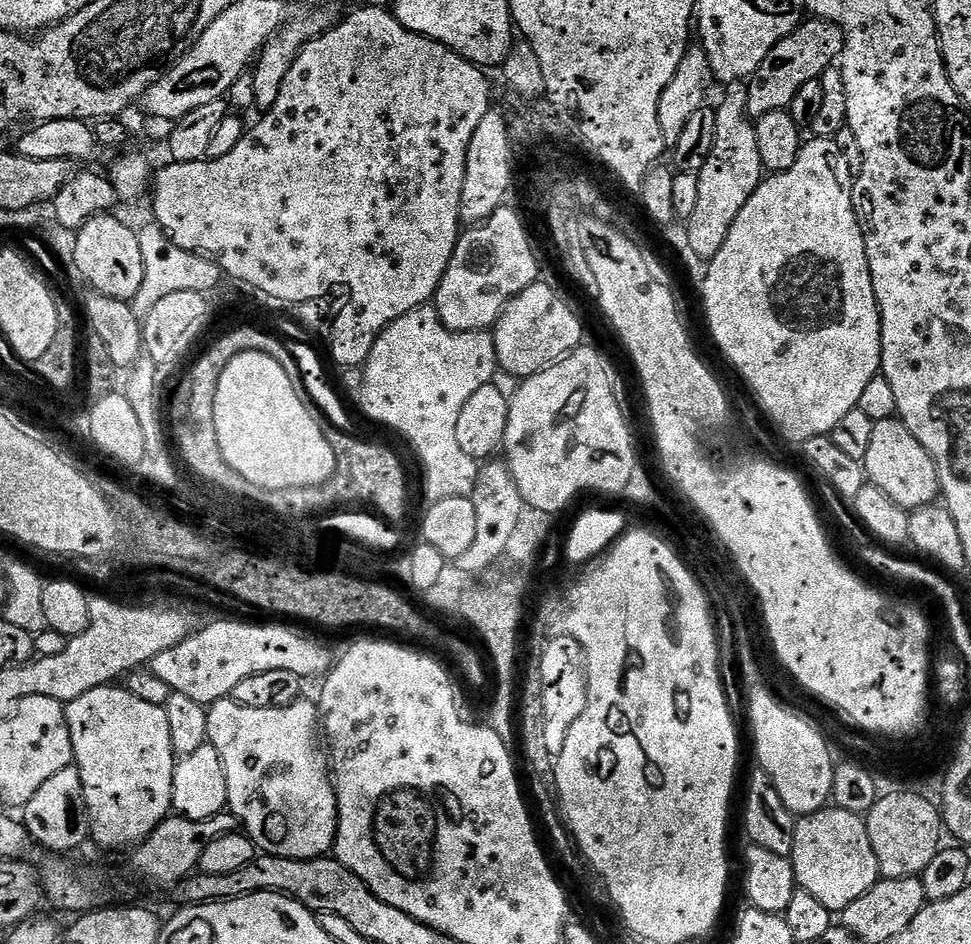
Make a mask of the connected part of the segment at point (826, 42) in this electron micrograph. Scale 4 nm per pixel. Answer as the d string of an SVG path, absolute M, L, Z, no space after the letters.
M819 18L805 19L786 38L770 50L766 62L756 71L754 79L747 85L748 115L759 118L789 107L802 86L811 79L820 79L824 72L833 67L844 53L844 31L837 24Z

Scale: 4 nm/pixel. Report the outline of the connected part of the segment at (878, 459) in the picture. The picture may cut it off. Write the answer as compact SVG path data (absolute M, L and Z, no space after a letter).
M891 418L874 424L870 448L866 452L863 466L867 479L890 494L890 498L894 498L898 506L911 510L937 503L940 496L938 470L930 454L926 454L922 442L918 442L918 438L910 434L910 430L900 419Z

